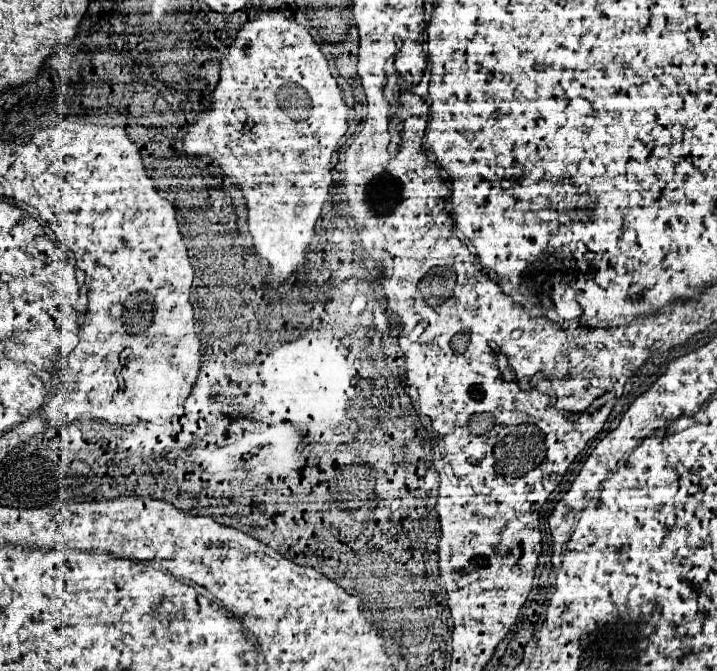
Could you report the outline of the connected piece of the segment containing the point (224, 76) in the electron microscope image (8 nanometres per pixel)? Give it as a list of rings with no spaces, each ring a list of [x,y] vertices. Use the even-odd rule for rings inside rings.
[[[272,9],[272,11],[260,11],[254,21],[248,21],[246,25],[240,27],[234,43],[226,49],[226,55],[220,63],[220,81],[218,81],[216,89],[210,93],[210,107],[200,111],[196,115],[196,123],[192,123],[188,127],[186,141],[190,141],[190,145],[186,145],[186,153],[188,155],[210,155],[220,165],[220,169],[228,177],[228,181],[236,183],[236,187],[242,191],[242,195],[246,199],[246,207],[248,207],[248,231],[254,239],[254,251],[270,263],[270,275],[268,275],[270,281],[268,283],[278,283],[280,279],[288,281],[290,277],[298,275],[300,267],[306,261],[306,247],[314,239],[316,221],[320,217],[322,205],[328,199],[328,193],[330,193],[330,187],[332,187],[330,157],[332,157],[340,137],[348,131],[348,115],[350,115],[350,111],[348,111],[348,103],[344,99],[344,91],[340,89],[340,85],[332,77],[330,67],[328,67],[328,59],[322,55],[320,45],[312,39],[312,35],[302,25],[288,19],[284,15],[284,11]]]

